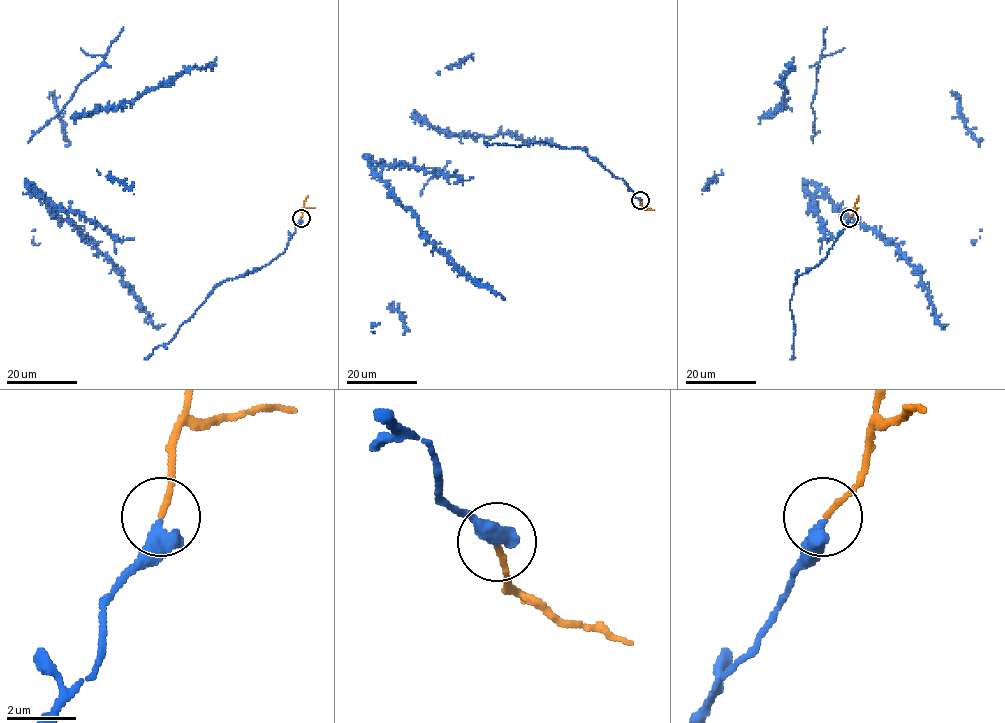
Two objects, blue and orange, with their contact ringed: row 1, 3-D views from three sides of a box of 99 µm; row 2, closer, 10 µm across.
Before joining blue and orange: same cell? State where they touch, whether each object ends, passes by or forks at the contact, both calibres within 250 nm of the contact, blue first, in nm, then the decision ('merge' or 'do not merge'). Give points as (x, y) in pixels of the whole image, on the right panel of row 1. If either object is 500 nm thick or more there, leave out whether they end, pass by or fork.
place (849, 218); blue ends; orange ends; calibres 440 and 150 nm; do not merge

